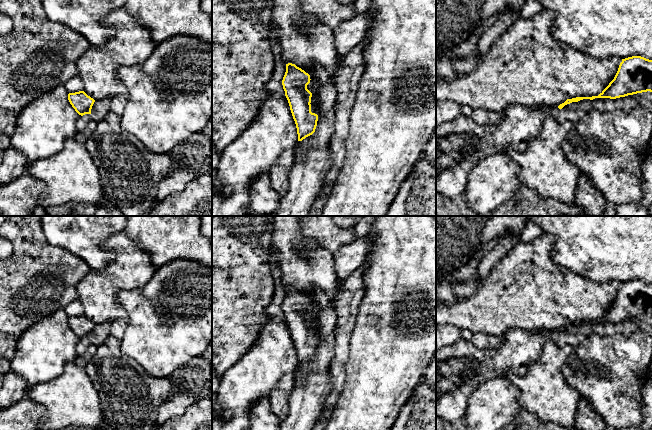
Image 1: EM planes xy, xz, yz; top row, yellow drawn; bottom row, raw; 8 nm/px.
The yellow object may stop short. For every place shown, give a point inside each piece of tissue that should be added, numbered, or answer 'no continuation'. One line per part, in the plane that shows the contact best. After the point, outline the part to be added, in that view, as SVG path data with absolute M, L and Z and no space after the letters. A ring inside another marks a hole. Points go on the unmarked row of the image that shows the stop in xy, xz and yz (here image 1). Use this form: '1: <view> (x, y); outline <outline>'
no continuation

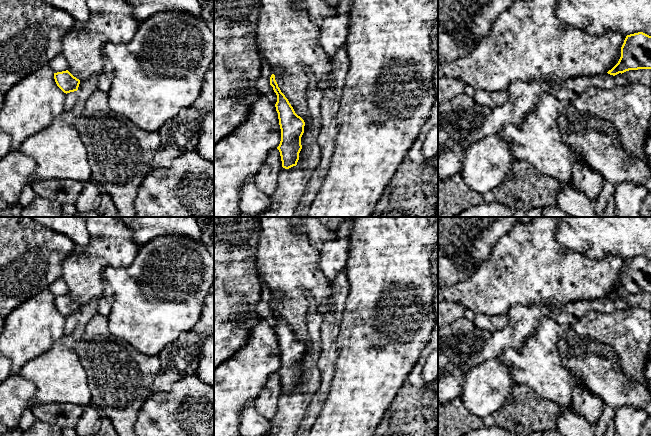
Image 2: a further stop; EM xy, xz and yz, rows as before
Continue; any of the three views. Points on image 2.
no continuation

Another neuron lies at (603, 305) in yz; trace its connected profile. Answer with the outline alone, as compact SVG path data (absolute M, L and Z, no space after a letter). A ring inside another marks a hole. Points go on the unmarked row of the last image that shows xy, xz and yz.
M608 297L583 299L554 307L550 316L558 322L567 322L579 318L592 310L600 313L613 313L618 310L628 310L630 308L632 306L628 302L618 299L613 300Z

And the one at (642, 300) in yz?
M651 293L629 294L622 297L621 300L628 302L632 307L639 307L651 312Z

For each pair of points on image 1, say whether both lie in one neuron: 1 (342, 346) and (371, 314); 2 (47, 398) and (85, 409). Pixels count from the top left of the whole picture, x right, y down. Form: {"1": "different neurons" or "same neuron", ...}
{"1": "different neurons", "2": "same neuron"}

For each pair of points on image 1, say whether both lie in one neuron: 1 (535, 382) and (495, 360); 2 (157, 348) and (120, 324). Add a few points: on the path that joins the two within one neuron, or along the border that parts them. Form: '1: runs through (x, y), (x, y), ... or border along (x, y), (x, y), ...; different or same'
1: border along (538, 358), (524, 374), (505, 374), (503, 376); different
2: border along (127, 317), (127, 327), (120, 340); different

